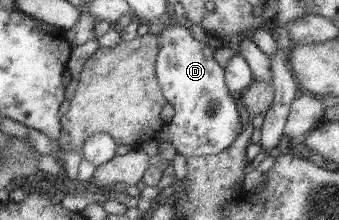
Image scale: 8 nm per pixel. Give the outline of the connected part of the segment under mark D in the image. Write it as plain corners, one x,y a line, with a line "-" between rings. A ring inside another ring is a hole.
171,23
166,29
155,31
159,38
159,54
156,56
155,71
160,91
173,107
173,117
161,128
157,142
168,140
178,154
184,157
214,155
227,148
240,133
240,120
235,97
231,96
224,81
224,70
213,57
214,51
205,42
195,40
186,25

